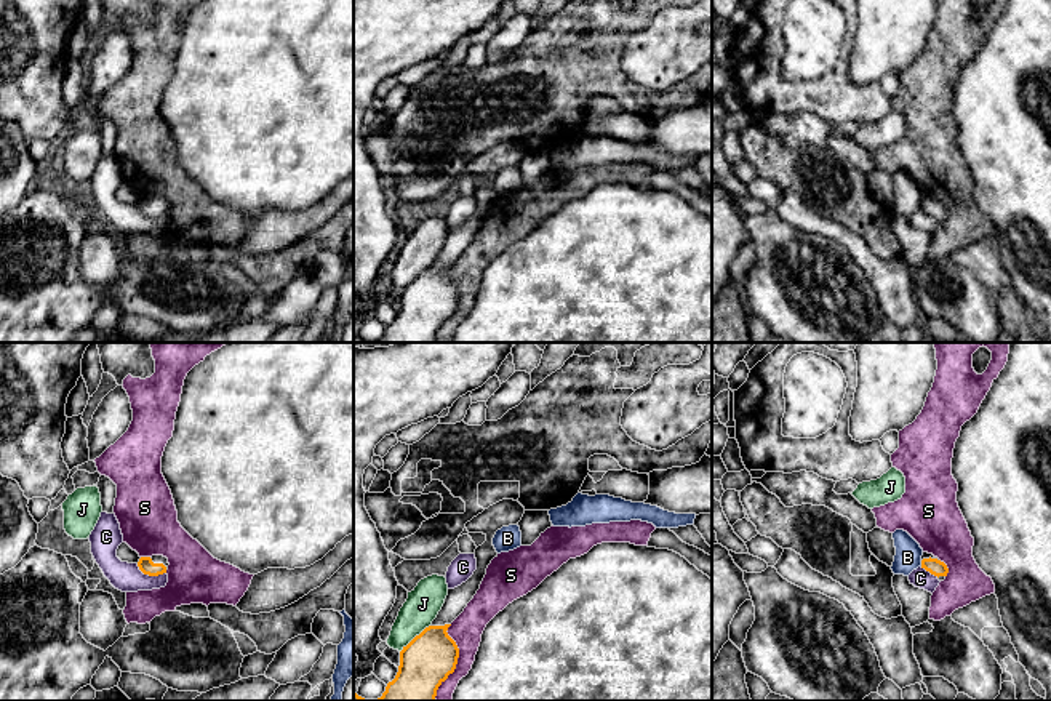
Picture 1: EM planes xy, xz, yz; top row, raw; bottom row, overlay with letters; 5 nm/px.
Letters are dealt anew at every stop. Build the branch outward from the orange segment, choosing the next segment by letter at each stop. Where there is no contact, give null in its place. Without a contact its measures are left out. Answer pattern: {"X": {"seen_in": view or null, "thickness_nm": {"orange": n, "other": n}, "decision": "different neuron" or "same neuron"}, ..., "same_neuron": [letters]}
{"B": {"seen_in": "yz", "thickness_nm": {"orange": 80, "other": 130}, "decision": "different neuron"}, "C": {"seen_in": "xy", "thickness_nm": {"orange": 80, "other": 150}, "decision": "different neuron"}, "J": {"seen_in": "xz", "thickness_nm": {"orange": 260, "other": 170}, "decision": "different neuron"}, "S": {"seen_in": "xz", "thickness_nm": {"orange": 260, "other": 160}, "decision": "different neuron"}, "same_neuron": []}

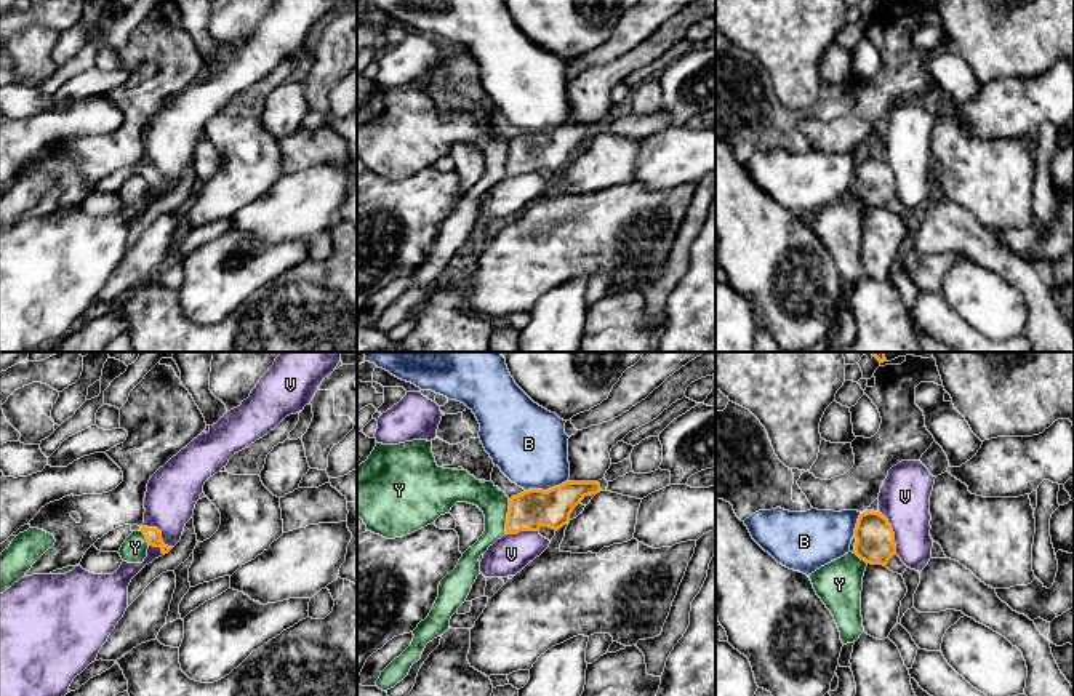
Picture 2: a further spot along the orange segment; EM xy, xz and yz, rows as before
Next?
{"B": {"seen_in": "xz", "thickness_nm": {"orange": 200, "other": 380}, "decision": "different neuron"}, "V": {"seen_in": "yz", "thickness_nm": {"orange": 190, "other": 260}, "decision": "different neuron"}, "Y": {"seen_in": "xz", "thickness_nm": {"orange": 200, "other": 150}, "decision": "different neuron"}, "same_neuron": []}

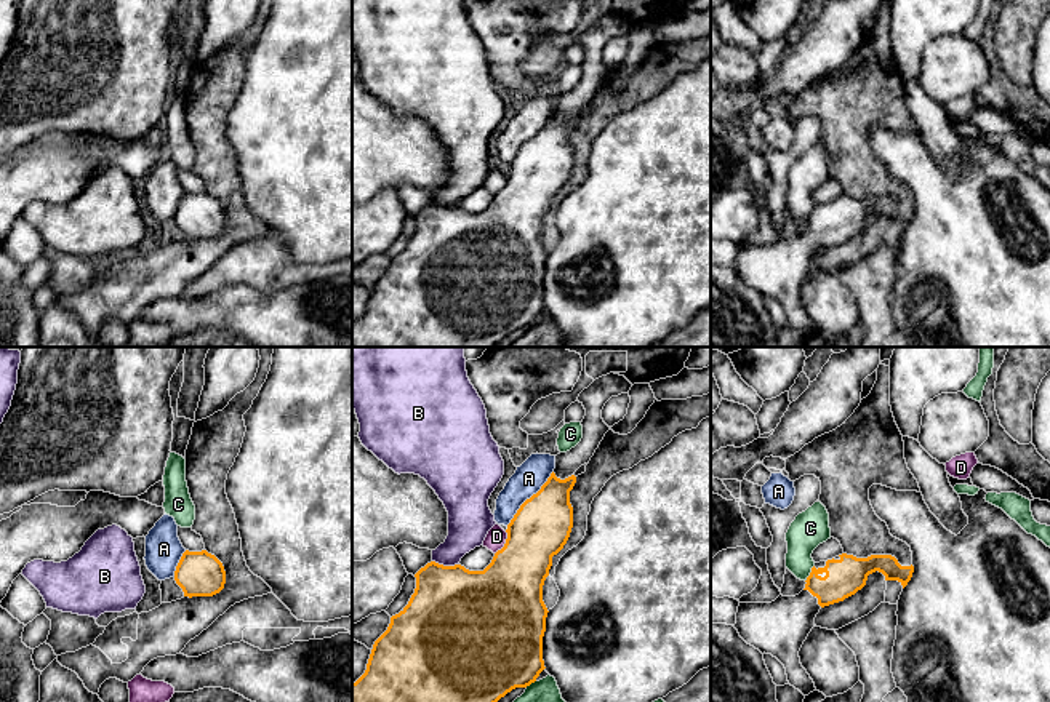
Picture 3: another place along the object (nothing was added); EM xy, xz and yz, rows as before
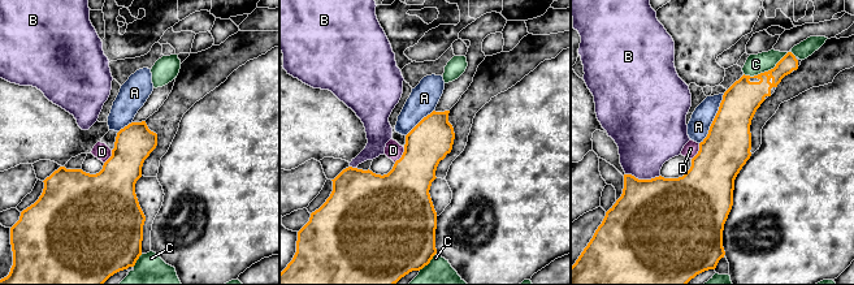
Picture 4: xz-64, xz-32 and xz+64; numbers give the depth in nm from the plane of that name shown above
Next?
{"A": {"seen_in": "xz", "thickness_nm": {"orange": 300, "other": 150}, "decision": "different neuron"}, "B": {"seen_in": "xz", "thickness_nm": {"orange": 480, "other": 200}, "decision": "different neuron"}, "C": {"seen_in": "yz", "thickness_nm": {"orange": 190, "other": 190}, "decision": "different neuron"}, "D": {"seen_in": "xz", "thickness_nm": {"orange": 340, "other": 100}, "decision": "different neuron"}, "same_neuron": []}

